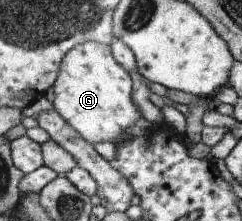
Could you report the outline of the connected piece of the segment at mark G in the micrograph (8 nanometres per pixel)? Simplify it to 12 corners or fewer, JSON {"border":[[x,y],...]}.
{"border":[[75,45],[54,110],[91,144],[125,140],[141,112],[110,45]]}

